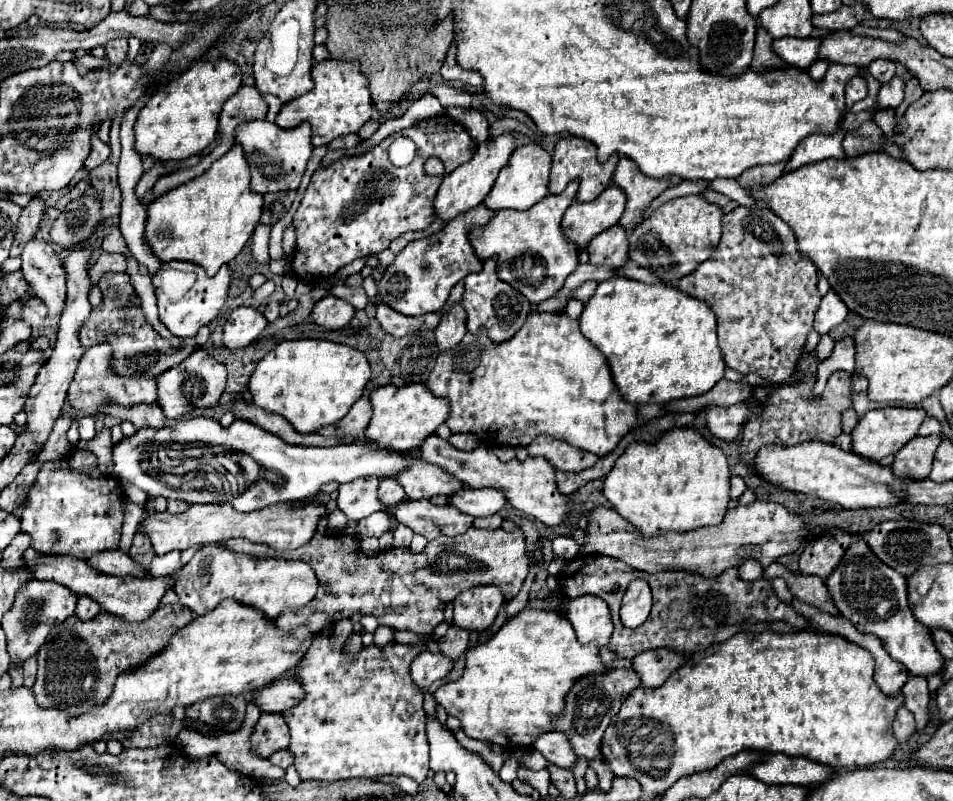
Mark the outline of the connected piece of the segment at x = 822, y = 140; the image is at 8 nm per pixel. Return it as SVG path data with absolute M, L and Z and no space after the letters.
M842 132L836 134L812 134L812 138L804 138L800 146L796 146L796 154L786 164L786 170L796 170L800 166L826 160L826 158L846 158L842 150Z

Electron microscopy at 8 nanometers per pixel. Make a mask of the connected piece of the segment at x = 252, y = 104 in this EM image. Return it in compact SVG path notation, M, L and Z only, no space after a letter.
M242 86L228 102L224 102L222 114L220 114L220 144L216 150L204 158L204 162L214 162L220 156L224 156L234 146L234 130L242 122L250 120L264 120L268 112L268 104L260 96L260 92L252 86Z

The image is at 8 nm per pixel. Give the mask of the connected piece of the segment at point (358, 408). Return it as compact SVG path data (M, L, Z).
M362 396L360 402L356 402L356 406L352 406L352 410L336 424L332 426L324 426L318 430L318 434L322 436L354 436L356 440L364 440L364 430L368 426L368 420L372 416L372 408L368 402L368 396Z

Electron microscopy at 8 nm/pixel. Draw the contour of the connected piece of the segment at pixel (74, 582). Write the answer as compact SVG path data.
M56 556L44 558L44 562L26 562L28 570L32 570L32 578L36 580L54 580L66 588L70 588L76 596L90 596L100 604L104 612L116 614L128 622L142 622L146 620L160 604L162 596L168 590L168 576L160 578L132 578L132 576L108 576L92 570L84 560L76 556Z

